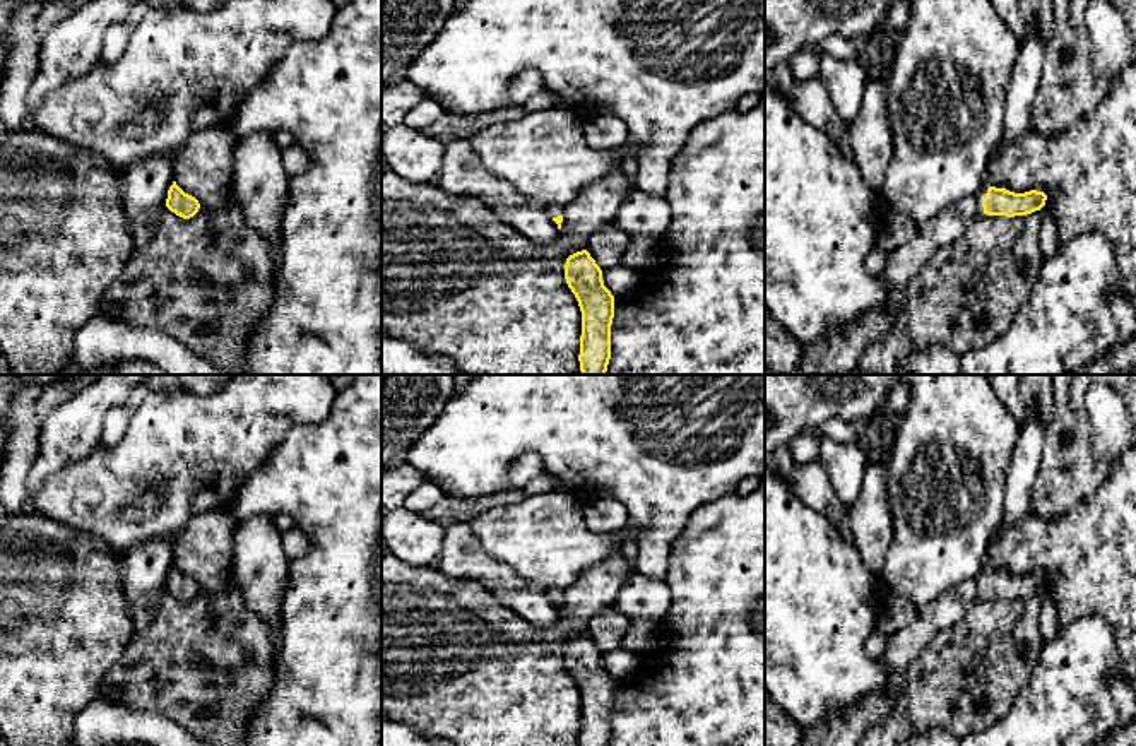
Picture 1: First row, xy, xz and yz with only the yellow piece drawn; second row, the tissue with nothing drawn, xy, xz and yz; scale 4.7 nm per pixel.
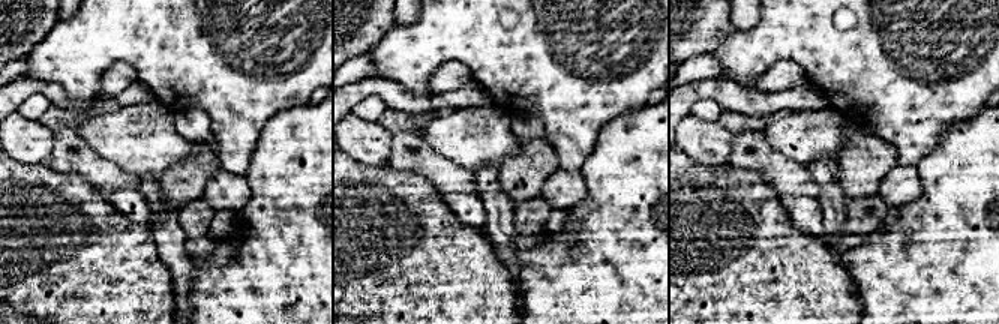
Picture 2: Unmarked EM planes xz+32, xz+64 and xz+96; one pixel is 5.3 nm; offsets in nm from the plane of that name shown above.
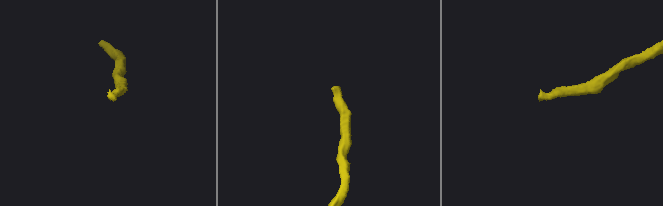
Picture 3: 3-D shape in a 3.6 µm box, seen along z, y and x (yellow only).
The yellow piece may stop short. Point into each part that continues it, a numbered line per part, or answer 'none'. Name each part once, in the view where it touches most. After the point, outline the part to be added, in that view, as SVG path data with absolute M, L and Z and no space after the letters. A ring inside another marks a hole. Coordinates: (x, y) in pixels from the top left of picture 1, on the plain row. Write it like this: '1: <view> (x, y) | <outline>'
1: yz (846, 728) | M982 568L975 577L950 589L938 601L920 607L915 618L888 640L881 660L891 678L890 695L867 695L837 712L828 722L828 736L821 746L859 746L862 734L885 715L893 713L905 695L907 669L931 640L955 623L984 595L982 585L989 570Z

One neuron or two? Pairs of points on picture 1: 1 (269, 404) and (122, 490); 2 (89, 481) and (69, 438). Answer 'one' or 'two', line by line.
1: one
2: two

